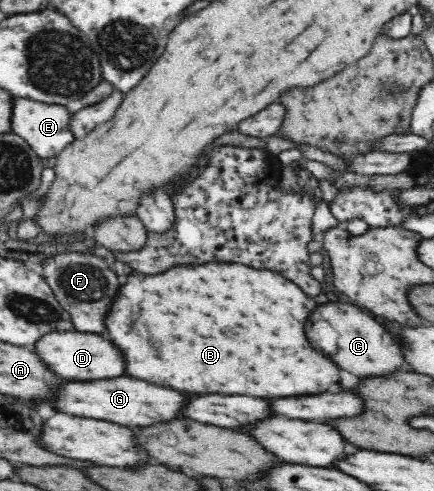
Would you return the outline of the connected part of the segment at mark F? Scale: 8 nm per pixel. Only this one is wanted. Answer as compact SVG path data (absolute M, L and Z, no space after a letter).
M53 255L43 263L43 276L53 292L60 299L61 306L73 316L73 324L77 331L85 333L105 333L107 331L107 315L109 315L109 303L113 307L113 301L121 293L121 283L117 273L109 269L109 263L103 257L97 255Z

